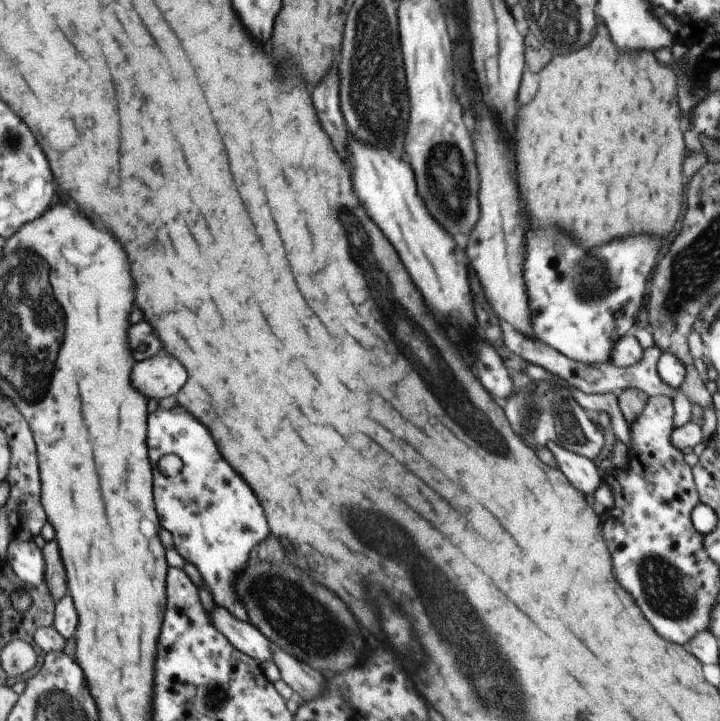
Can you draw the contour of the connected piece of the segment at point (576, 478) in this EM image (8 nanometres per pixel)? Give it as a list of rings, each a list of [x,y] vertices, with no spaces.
[[[555,442],[546,444],[546,446],[550,448],[550,452],[554,454],[560,470],[568,476],[570,484],[574,484],[576,490],[580,490],[584,494],[594,494],[600,484],[604,483],[604,478],[600,476],[593,460],[564,450]]]

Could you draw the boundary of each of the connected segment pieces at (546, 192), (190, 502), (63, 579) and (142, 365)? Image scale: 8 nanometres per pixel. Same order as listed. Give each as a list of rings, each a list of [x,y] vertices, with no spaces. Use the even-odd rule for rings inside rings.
[[[604,23],[598,24],[598,32],[594,36],[594,40],[576,50],[576,52],[568,52],[562,56],[554,56],[550,60],[550,64],[544,66],[544,70],[540,72],[540,80],[538,80],[540,88],[536,98],[526,104],[520,106],[518,110],[518,130],[516,130],[516,160],[518,160],[518,180],[522,190],[526,190],[526,208],[530,212],[530,218],[534,222],[534,226],[558,226],[568,230],[580,246],[596,246],[602,242],[608,242],[612,238],[620,238],[626,234],[654,234],[654,236],[666,236],[670,234],[674,228],[676,218],[680,214],[682,208],[682,200],[684,198],[684,182],[682,182],[682,162],[686,156],[686,146],[684,146],[684,138],[682,138],[682,114],[678,108],[678,96],[676,96],[676,88],[678,88],[678,78],[676,72],[668,66],[662,66],[652,52],[648,50],[636,50],[630,54],[622,54],[614,42],[610,42],[608,30],[604,28]],[[642,132],[644,132],[644,144],[648,142],[648,156],[646,152],[642,154]]]
[[[180,406],[170,410],[158,408],[148,416],[148,450],[150,462],[154,462],[154,502],[162,528],[166,528],[174,536],[174,546],[185,562],[191,562],[199,570],[203,584],[211,592],[216,604],[229,610],[232,616],[248,621],[248,613],[238,601],[235,582],[238,575],[249,565],[250,550],[270,534],[264,510],[258,504],[254,492],[220,456],[210,432],[204,430],[204,426],[192,414],[188,416],[188,412]],[[165,454],[176,454],[183,461],[183,470],[175,477],[164,476],[162,472],[158,472],[158,460]]]
[[[46,541],[43,551],[46,566],[46,590],[53,596],[53,600],[58,602],[68,594],[67,577],[62,558],[60,558],[60,550],[56,542]]]
[[[158,354],[142,360],[138,362],[138,370],[134,370],[134,386],[158,402],[166,396],[178,394],[186,380],[188,376],[184,366],[168,354]]]

